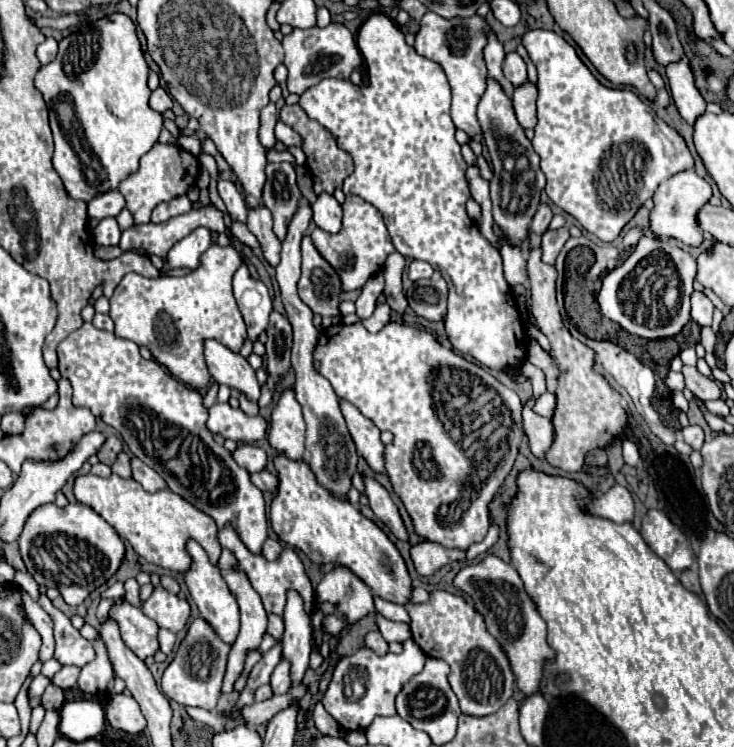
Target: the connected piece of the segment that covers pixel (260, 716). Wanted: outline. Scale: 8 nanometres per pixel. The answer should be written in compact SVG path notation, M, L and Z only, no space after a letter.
M303 685L293 687L293 689L289 689L285 695L273 695L273 697L267 699L267 701L241 707L241 709L239 709L239 715L243 717L243 723L247 723L247 725L251 725L251 727L263 725L263 723L267 723L277 711L283 711L285 707L289 707L289 703L299 701L299 699L303 697L303 693L305 693L305 687L303 687Z

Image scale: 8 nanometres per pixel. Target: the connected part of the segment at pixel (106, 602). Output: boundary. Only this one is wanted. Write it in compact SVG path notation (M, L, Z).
M101 599L100 603L97 607L97 619L99 619L100 623L105 623L108 618L108 612L109 609L111 608L111 605L114 603L120 603L120 599Z

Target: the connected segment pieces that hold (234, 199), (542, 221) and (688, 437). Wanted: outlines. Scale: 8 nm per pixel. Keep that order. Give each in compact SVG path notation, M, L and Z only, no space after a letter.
M219 179L217 181L217 191L219 191L219 197L223 199L223 203L227 205L227 211L231 215L231 219L247 221L247 205L243 201L243 195L235 187L235 183L227 181L227 179Z
M539 205L537 213L535 213L535 217L533 217L533 223L531 223L531 233L543 235L543 233L547 231L549 223L551 223L551 217L553 217L553 213L551 213L549 205Z
M689 425L689 427L685 427L681 433L683 433L683 439L685 439L693 449L697 449L697 451L701 449L705 433L703 433L703 429L701 429L699 425Z

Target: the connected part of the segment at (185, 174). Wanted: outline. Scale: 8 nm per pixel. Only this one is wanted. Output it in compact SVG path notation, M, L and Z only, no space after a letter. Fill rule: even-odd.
M155 143L153 149L141 157L139 169L119 183L119 193L125 197L127 209L133 213L135 223L149 223L153 207L161 201L169 201L173 197L187 193L187 189L195 183L197 175L199 175L197 157L183 151L179 145Z

